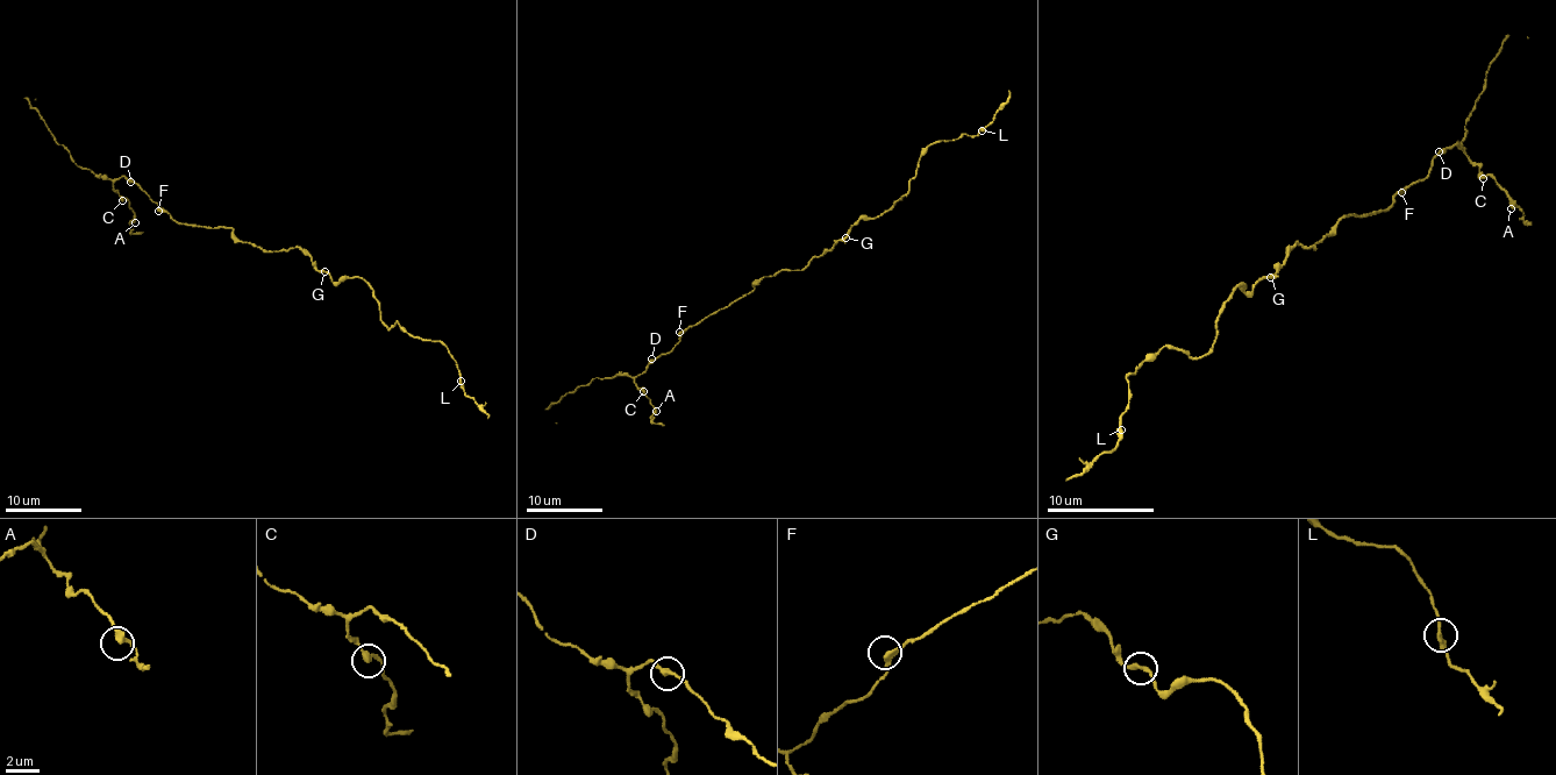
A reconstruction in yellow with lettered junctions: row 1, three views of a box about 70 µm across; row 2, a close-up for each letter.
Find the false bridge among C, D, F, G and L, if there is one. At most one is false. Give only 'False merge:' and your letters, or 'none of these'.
False merge: C

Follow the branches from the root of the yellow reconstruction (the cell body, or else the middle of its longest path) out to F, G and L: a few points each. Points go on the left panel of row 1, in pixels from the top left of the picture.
F: (284, 250), (263, 250), (242, 243), (230, 228), (179, 224), (158, 211)
G: (284, 250), (300, 247), (325, 271)
L: (284, 250), (300, 247), (334, 282), (361, 277), (387, 329), (398, 321), (415, 338), (440, 341), (461, 381)

